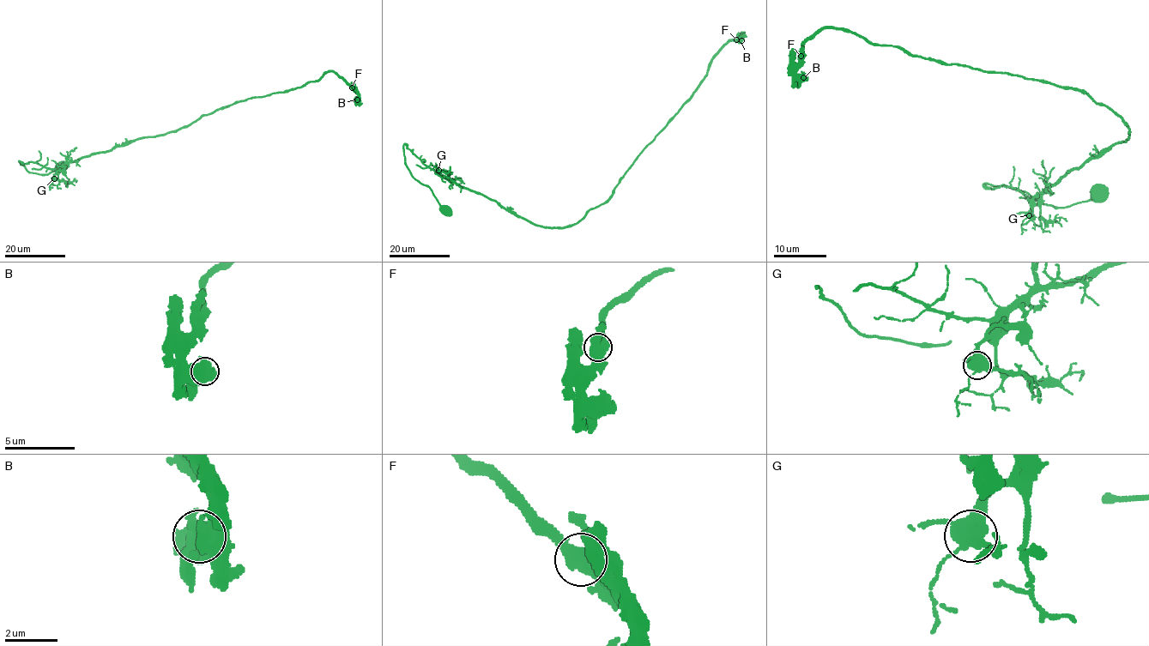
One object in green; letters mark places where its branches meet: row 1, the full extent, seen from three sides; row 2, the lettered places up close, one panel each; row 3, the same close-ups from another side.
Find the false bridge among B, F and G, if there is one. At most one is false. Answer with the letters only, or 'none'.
none

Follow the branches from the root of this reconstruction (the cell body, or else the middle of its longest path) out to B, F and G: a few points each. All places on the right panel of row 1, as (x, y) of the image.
B: (1097, 191), (1054, 207), (983, 184), (1037, 197), (1129, 137), (1079, 90), (825, 27), (803, 45), (803, 77)
F: (1097, 191), (1054, 207), (983, 184), (1037, 197), (1129, 137), (1079, 90), (837, 28), (822, 27), (801, 56)
G: (1097, 191), (1088, 200), (1054, 207), (1015, 189), (983, 184), (1011, 186), (1036, 197), (1038, 202), (1029, 214)

